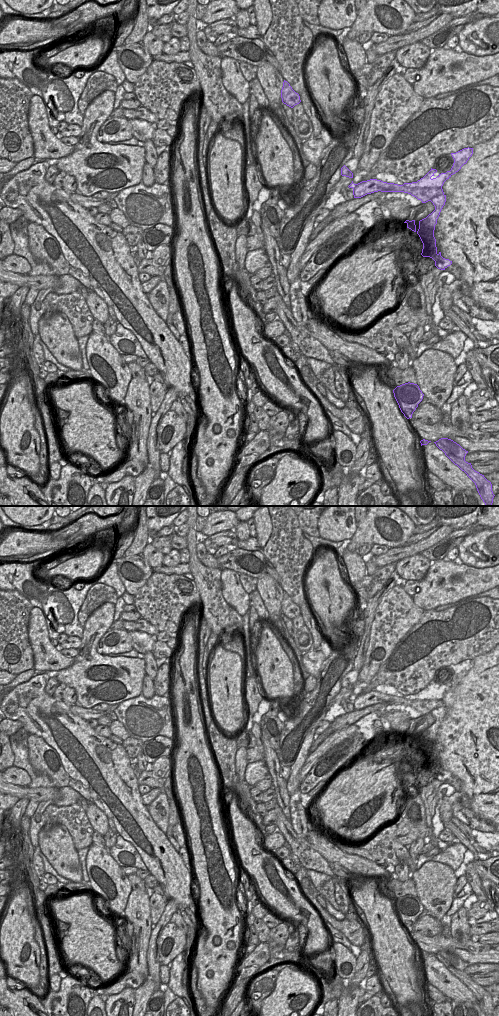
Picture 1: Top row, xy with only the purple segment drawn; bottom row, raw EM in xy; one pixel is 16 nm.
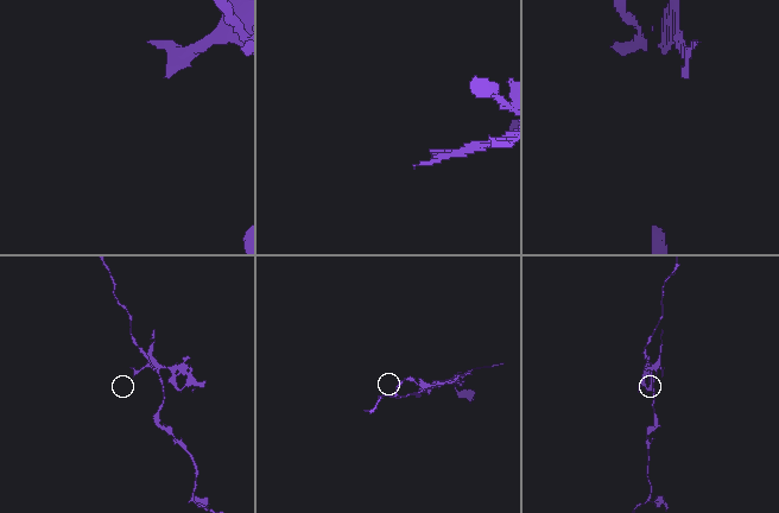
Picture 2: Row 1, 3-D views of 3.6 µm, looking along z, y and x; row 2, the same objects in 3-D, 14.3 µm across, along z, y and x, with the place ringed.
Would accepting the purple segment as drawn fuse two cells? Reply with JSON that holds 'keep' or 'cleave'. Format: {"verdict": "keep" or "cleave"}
{"verdict": "cleave"}

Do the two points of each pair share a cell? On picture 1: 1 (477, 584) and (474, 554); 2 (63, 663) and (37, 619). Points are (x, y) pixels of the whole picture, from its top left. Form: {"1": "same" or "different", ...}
{"1": "different", "2": "same"}

